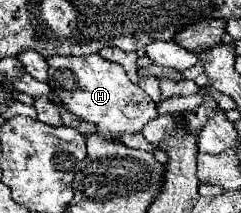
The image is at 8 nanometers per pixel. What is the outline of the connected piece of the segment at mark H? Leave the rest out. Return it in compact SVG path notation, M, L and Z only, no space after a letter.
M100 54L88 56L56 56L46 60L52 90L58 92L64 106L82 120L88 120L98 126L98 134L104 138L116 138L124 132L140 132L152 118L158 116L154 100L134 84L124 68L116 62L104 60Z

